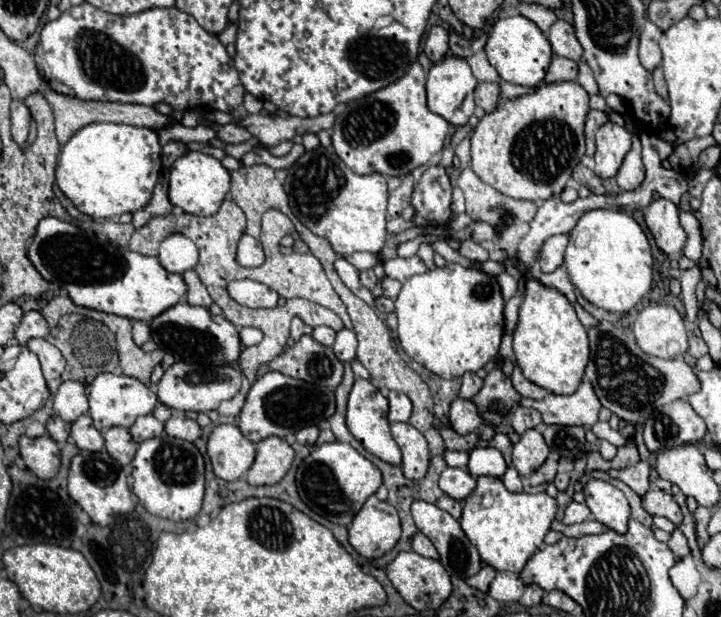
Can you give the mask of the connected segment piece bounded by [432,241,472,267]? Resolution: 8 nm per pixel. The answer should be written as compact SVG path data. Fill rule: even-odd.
M434 241L432 247L434 247L434 251L440 253L448 263L458 263L458 265L462 265L462 267L472 267L472 261L468 261L468 259L462 257L458 251L454 251L446 241Z

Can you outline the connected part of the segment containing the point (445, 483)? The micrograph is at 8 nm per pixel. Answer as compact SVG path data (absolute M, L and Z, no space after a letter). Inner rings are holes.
M446 467L440 473L440 489L452 499L468 497L476 487L476 477L472 477L466 469Z

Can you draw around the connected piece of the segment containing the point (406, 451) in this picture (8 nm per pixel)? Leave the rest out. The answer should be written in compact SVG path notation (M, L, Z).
M392 423L392 437L402 451L402 471L406 479L422 479L430 465L430 451L424 435L410 423Z

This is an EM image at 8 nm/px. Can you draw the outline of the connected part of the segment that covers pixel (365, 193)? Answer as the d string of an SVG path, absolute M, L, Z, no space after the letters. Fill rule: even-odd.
M318 147L314 151L306 151L288 169L284 189L290 197L292 213L314 235L328 239L338 255L346 257L356 251L378 253L384 247L388 235L388 187L382 175L356 175L342 163L332 147Z

